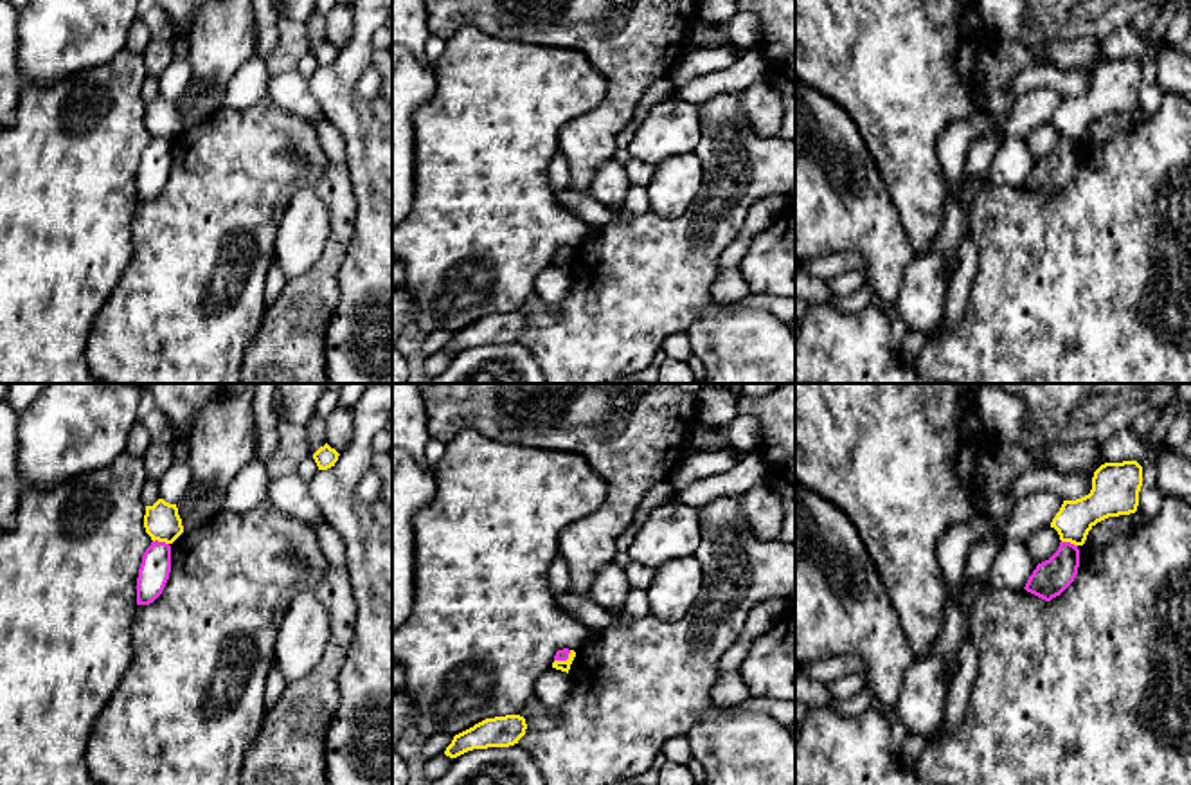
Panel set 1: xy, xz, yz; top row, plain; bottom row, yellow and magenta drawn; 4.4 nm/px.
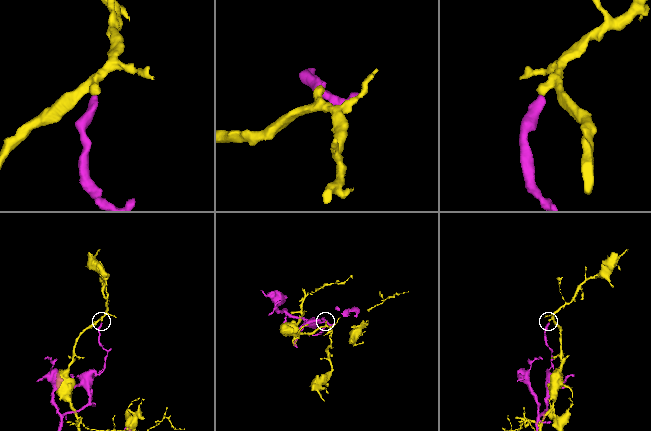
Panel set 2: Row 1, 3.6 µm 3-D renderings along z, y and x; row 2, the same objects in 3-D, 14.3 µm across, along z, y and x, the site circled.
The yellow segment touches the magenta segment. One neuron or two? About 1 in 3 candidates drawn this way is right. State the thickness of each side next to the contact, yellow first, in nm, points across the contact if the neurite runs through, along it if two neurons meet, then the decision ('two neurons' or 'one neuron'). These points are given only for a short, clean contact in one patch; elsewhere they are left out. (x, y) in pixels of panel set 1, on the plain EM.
160 nm thick on the yellow side, 140 nm on the other; border along xy (153, 137), (168, 141); two neurons

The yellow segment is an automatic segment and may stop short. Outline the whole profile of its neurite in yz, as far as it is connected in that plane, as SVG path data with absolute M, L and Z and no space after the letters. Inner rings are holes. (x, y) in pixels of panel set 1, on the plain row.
M1137 58L1105 59L1094 68L1090 90L1063 97L1051 124L1061 139L1083 142L1097 119L1137 108L1141 83L1142 63Z

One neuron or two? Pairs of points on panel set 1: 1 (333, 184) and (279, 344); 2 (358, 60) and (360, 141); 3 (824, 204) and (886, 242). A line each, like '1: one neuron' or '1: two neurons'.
1: one neuron
2: one neuron
3: one neuron

